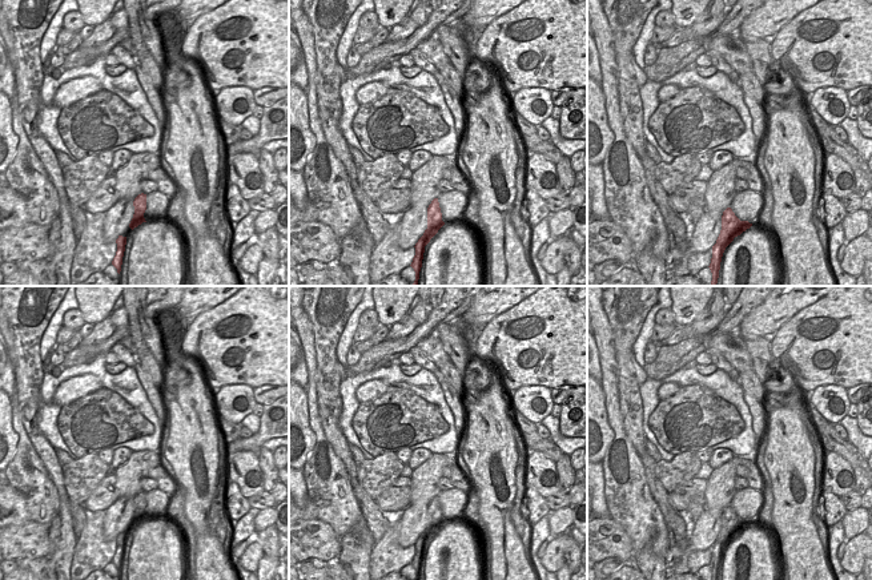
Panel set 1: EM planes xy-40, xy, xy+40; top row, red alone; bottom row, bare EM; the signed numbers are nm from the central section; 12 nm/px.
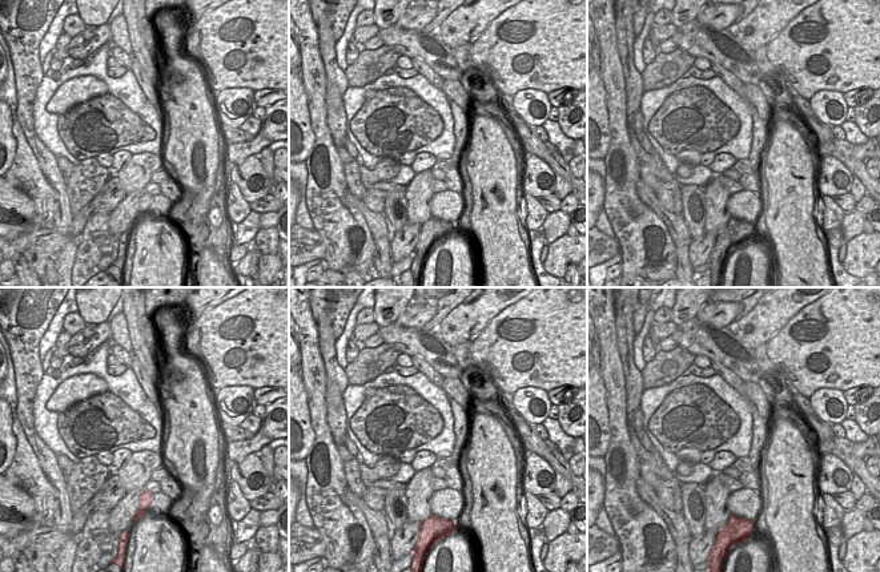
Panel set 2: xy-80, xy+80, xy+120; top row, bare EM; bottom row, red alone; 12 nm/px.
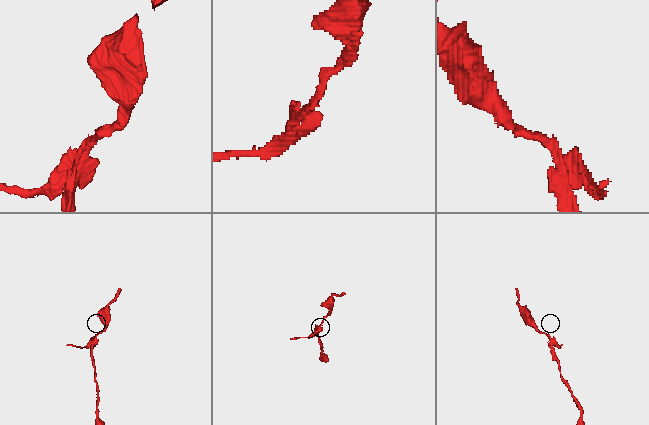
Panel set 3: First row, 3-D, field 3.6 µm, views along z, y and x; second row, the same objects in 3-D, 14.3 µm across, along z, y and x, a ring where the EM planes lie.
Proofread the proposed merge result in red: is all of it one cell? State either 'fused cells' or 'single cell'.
fused cells

